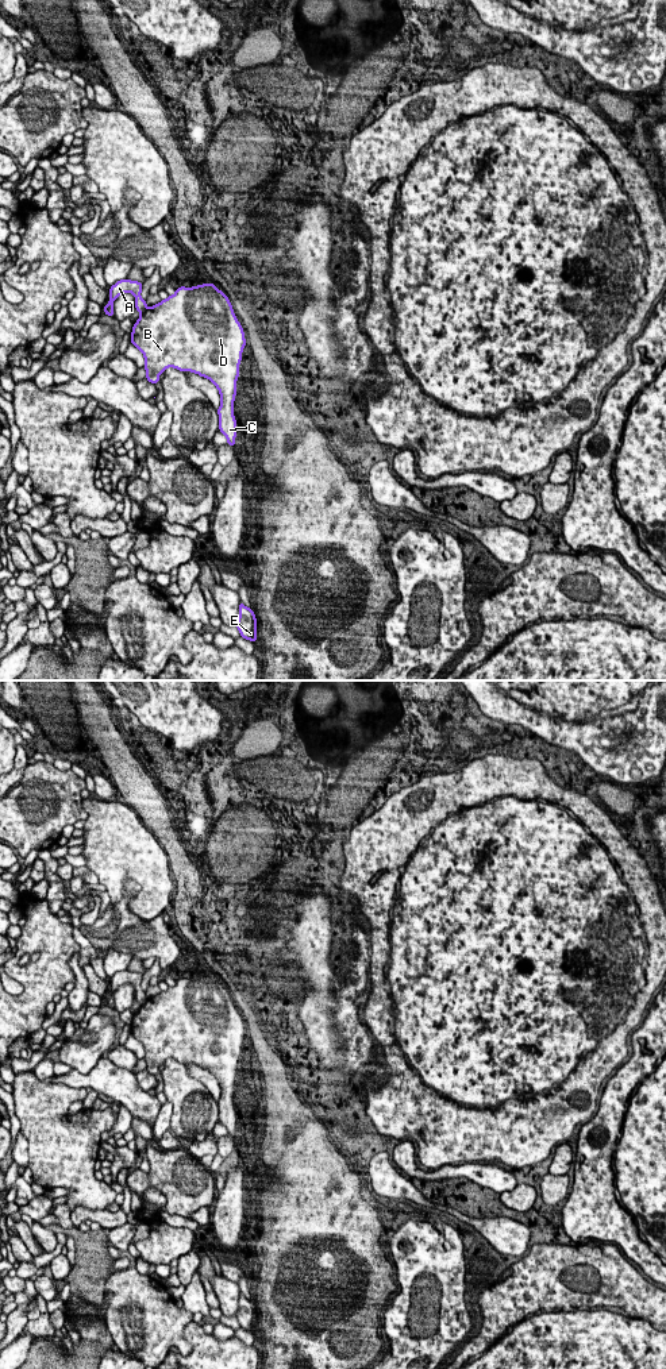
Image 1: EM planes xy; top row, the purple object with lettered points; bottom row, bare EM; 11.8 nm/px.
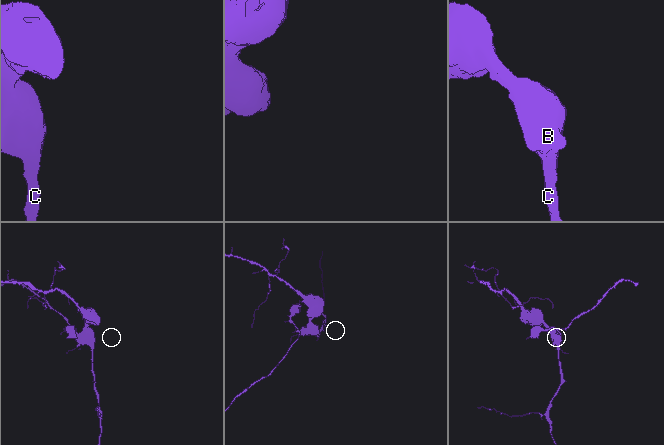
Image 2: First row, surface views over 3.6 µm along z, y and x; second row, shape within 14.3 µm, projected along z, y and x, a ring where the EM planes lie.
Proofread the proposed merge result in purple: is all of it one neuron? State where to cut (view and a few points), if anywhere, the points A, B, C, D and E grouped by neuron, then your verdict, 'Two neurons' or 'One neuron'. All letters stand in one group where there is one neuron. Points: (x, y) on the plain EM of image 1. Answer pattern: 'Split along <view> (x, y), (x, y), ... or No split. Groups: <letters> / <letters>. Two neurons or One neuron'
Split along xy (147, 999), (141, 1006). Groups: A / B C D E. Two neurons

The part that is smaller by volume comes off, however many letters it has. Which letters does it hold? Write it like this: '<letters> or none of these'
A

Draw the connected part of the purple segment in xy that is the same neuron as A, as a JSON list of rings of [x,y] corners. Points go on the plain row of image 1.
[[[120,971],[115,976],[109,979],[109,994],[104,998],[104,1004],[108,1007],[113,1007],[113,992],[123,984],[132,984],[135,988],[135,999],[139,1006],[145,1004],[147,1000],[146,992],[140,988],[143,976],[138,972],[131,971]]]

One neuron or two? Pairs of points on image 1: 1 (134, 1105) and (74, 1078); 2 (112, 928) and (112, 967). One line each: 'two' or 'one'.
1: one
2: two

